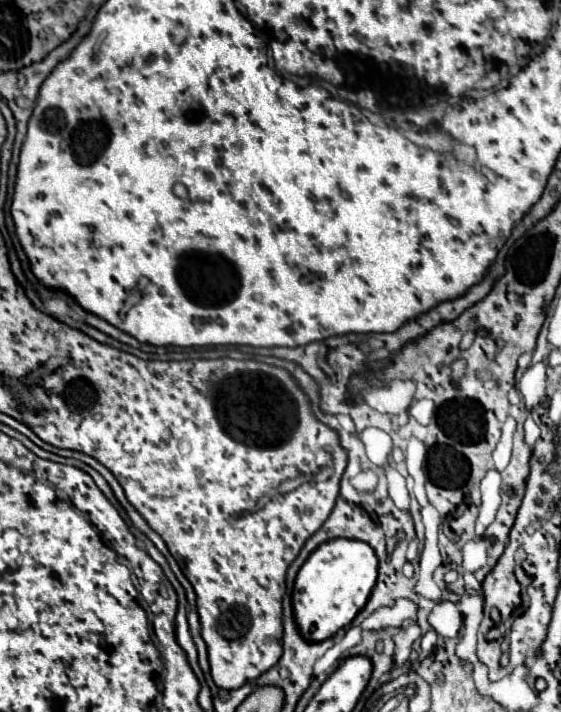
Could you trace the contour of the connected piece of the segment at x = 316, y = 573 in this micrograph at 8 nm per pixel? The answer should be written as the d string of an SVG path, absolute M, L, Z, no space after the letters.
M329 539L325 543L321 543L303 563L303 567L297 573L295 579L295 587L293 587L293 609L295 609L295 619L297 625L301 629L301 635L309 641L323 641L333 637L341 627L347 627L353 617L363 609L363 605L369 599L371 589L375 587L377 581L377 555L373 551L373 547L365 541L357 541L357 539Z

